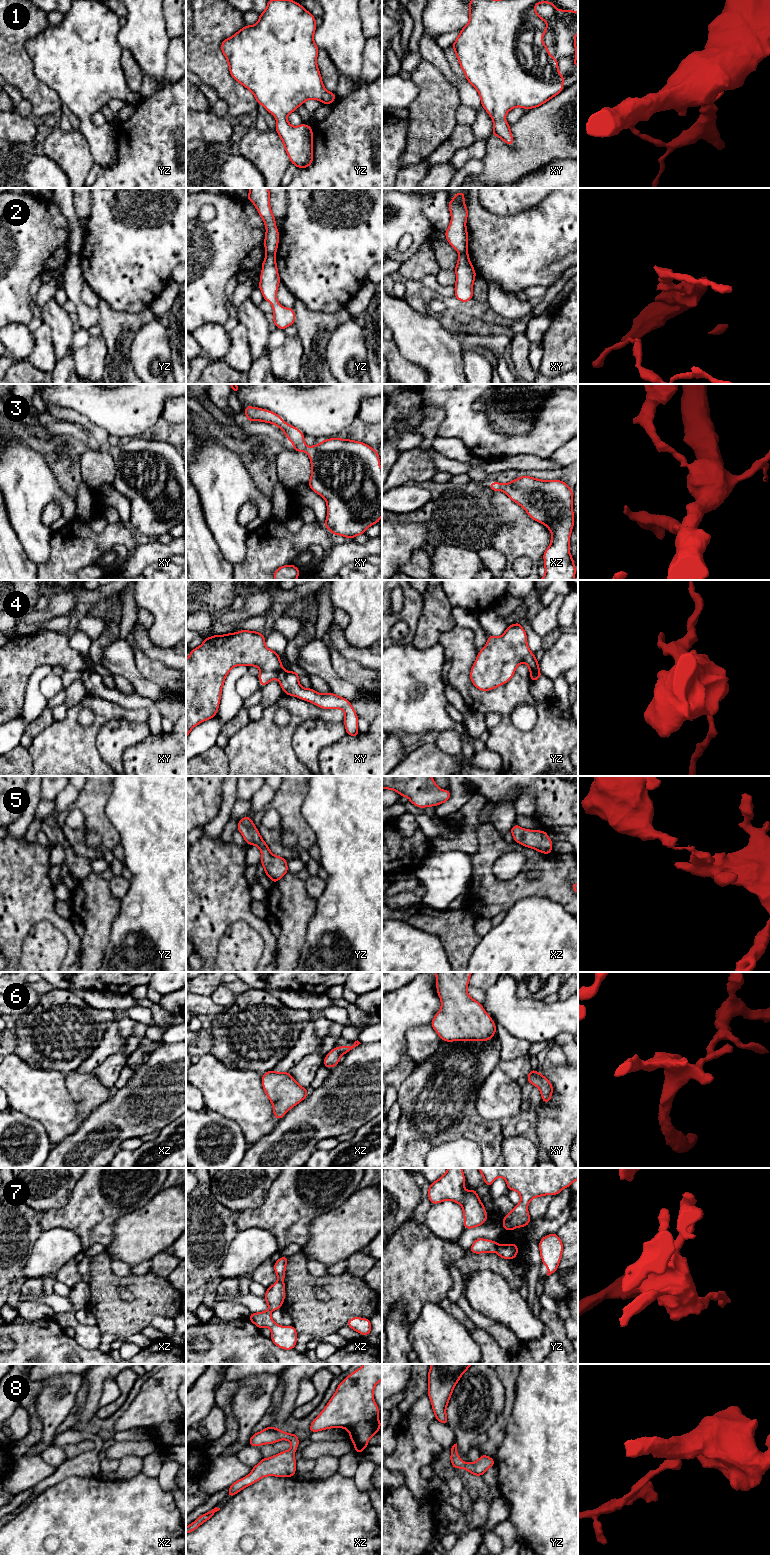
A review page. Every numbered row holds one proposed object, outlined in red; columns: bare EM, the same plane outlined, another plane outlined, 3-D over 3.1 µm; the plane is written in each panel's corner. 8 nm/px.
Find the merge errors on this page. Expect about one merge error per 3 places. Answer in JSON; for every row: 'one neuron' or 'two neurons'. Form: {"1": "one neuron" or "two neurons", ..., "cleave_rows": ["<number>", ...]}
{"1": "one neuron", "2": "two neurons", "3": "one neuron", "4": "two neurons", "5": "one neuron", "6": "one neuron", "7": "two neurons", "8": "one neuron", "cleave_rows": ["2", "4", "7"]}

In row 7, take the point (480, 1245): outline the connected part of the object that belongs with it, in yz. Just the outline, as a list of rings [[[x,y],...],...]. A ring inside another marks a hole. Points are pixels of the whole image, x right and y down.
[[[478,1238],[474,1240],[469,1250],[470,1252],[473,1252],[474,1254],[492,1253],[496,1251],[497,1246],[498,1246],[497,1242],[493,1240]]]

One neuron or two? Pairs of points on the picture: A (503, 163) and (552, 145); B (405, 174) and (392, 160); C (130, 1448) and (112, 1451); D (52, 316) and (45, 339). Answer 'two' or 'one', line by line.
A: one
B: two
C: one
D: two

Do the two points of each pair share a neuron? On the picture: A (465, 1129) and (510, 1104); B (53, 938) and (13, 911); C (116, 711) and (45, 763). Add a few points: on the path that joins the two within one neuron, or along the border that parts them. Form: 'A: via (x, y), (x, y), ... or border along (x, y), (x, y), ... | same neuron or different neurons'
A: border along (476, 1096), (476, 1111), (486, 1119), (498, 1120) | different neurons
B: border along (58, 929), (41, 920), (30, 929), (22, 945) | different neurons
C: via (98, 723), (63, 757) | same neuron

